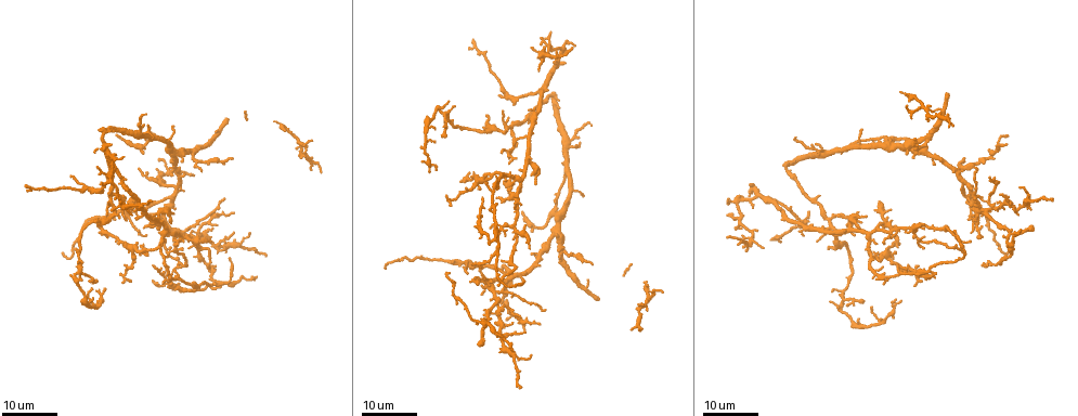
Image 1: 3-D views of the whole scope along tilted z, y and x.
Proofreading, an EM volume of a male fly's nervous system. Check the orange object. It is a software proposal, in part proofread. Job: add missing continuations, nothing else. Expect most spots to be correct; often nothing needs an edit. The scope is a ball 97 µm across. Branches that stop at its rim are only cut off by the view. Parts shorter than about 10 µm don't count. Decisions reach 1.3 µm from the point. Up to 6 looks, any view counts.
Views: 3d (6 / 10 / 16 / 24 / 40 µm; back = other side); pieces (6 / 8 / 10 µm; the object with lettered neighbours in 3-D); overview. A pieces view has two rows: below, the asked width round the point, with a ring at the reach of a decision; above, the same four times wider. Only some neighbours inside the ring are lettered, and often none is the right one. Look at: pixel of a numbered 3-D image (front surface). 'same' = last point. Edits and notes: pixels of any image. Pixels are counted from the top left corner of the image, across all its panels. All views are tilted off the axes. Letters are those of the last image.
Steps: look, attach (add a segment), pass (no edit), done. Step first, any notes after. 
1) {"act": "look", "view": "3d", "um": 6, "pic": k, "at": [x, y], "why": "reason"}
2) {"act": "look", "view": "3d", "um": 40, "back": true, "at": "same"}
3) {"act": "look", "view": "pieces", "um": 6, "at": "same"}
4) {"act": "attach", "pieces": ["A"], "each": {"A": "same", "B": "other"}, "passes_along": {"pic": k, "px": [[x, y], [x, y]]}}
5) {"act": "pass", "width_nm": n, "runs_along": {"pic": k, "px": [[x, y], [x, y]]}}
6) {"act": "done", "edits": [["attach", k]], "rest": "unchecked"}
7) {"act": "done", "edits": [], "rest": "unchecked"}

{"act": "look", "view": "3d", "um": 16, "pic": 1, "at": [920, 279], "why": "an open end"}

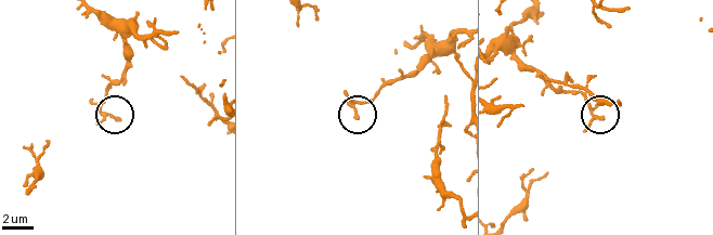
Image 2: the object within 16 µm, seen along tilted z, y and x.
{"act": "look", "view": "pieces", "um": 10, "pic": 2, "at": [602, 120]}

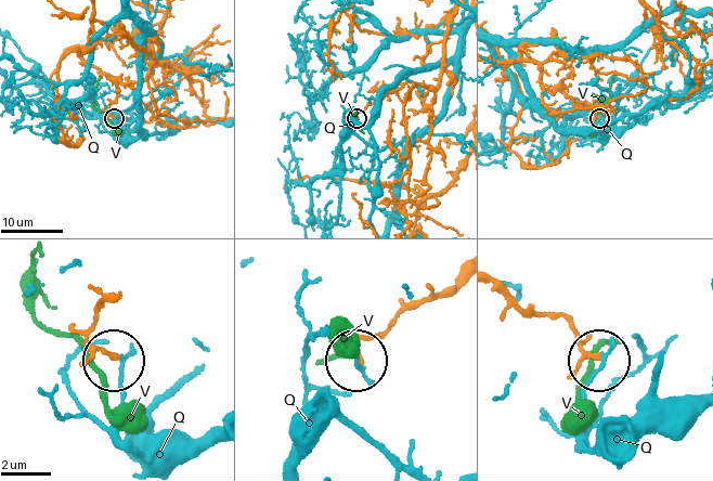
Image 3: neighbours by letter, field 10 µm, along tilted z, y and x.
{"act": "pass", "width_nm": 200, "each": {"Q": "other", "V": "other"}, "runs_along": {"pic": 3, "px": [[114, 290], [98, 306], [92, 332], [95, 342], [114, 359]]}, "found": "no lettered segment goes on from it"}

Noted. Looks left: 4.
{"act": "look", "view": "3d", "um": 24, "pic": 1, "at": [153, 280], "why": "free end"}

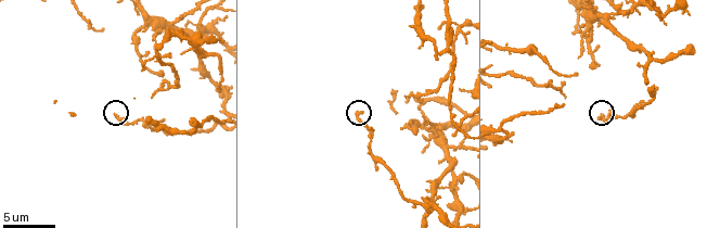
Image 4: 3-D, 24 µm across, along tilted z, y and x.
{"act": "look", "view": "3d", "um": 6, "pic": 4, "at": [115, 115]}

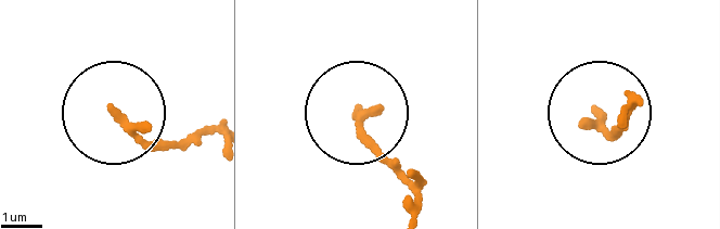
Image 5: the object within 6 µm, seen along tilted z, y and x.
{"act": "look", "view": "pieces", "um": 10, "pic": 5, "at": [597, 111]}

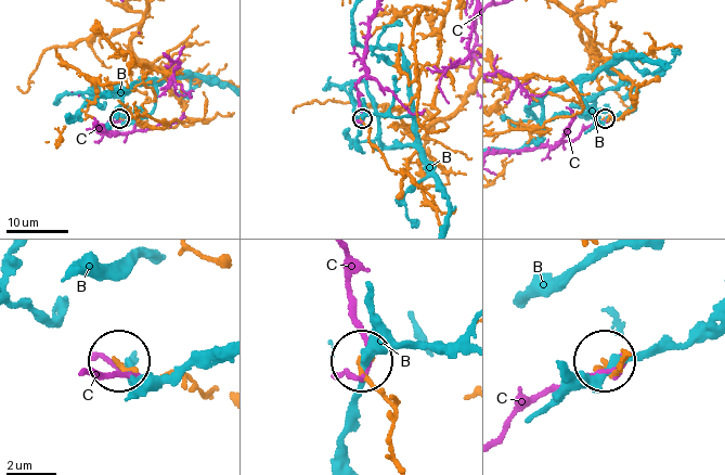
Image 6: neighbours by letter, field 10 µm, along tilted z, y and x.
{"act": "pass", "width_nm": 160, "each": {"B": "other", "C": "other"}, "found": "none of them fits"}

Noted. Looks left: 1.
{"act": "done", "edits": [], "rest": "unchecked"}

